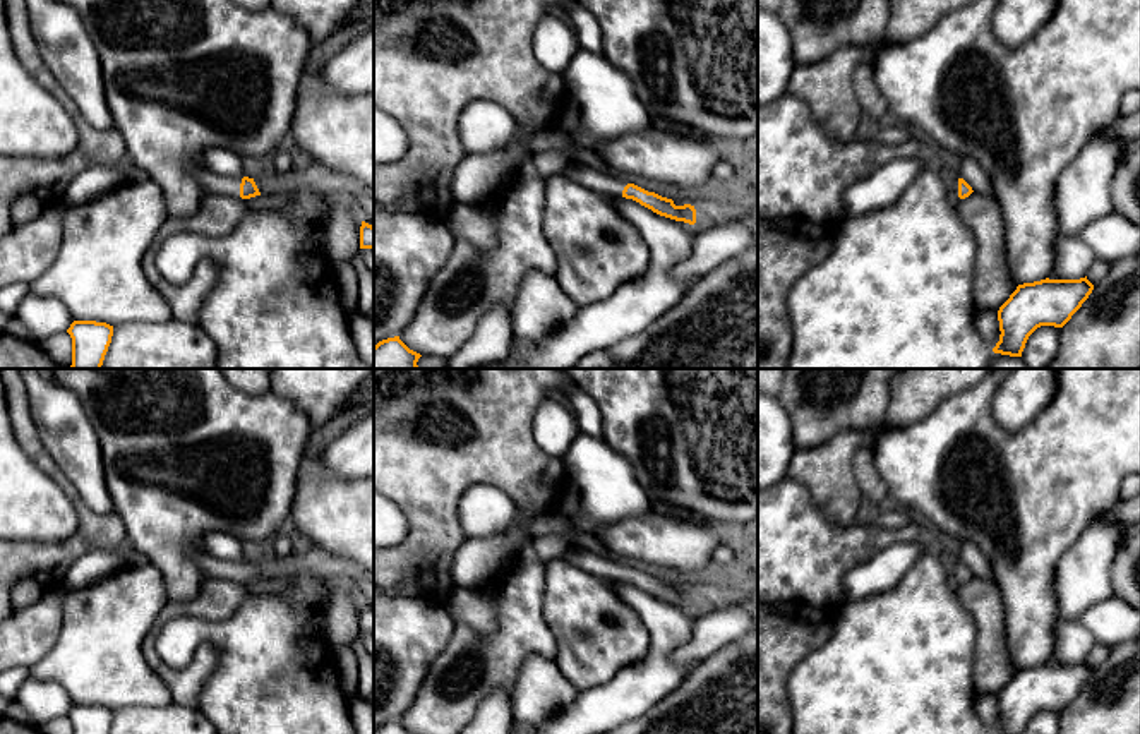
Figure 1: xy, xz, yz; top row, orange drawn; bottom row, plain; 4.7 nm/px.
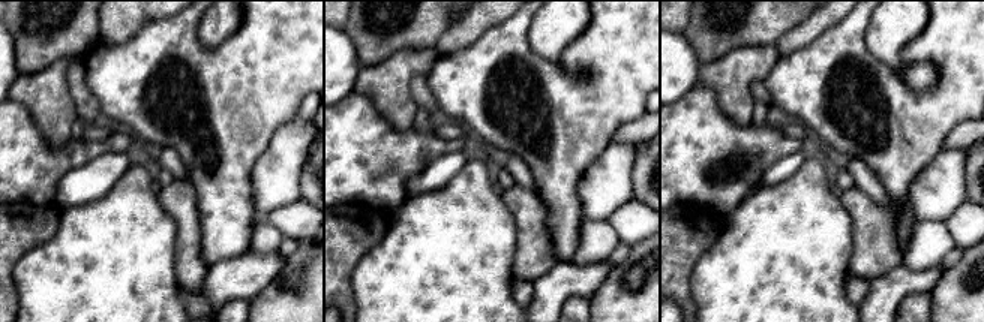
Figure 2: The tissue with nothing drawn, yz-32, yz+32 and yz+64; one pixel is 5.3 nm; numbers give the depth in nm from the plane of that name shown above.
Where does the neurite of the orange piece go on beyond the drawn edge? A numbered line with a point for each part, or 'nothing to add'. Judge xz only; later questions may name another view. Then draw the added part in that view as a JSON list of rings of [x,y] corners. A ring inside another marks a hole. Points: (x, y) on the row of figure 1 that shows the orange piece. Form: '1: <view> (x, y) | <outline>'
1: xz (604, 184) | [[[573,161],[564,171],[567,178],[588,187],[605,197],[622,197],[622,190],[627,185],[607,173],[600,173],[588,165]]]

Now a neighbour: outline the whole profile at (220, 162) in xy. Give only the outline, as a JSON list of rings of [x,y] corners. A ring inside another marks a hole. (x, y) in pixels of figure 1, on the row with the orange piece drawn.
[[[211,147],[201,156],[202,166],[218,175],[226,178],[243,178],[243,156],[237,154],[235,151],[228,151],[225,147]]]

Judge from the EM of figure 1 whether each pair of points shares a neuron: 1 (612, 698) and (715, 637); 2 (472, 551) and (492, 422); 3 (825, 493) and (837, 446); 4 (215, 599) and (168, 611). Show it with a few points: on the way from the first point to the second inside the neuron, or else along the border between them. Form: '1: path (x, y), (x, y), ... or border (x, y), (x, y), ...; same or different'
1: border (693, 625), (691, 637), (671, 655), (676, 664); different
2: border (463, 542), (453, 561), (453, 582); different
3: path (830, 481), (830, 465), (835, 458); same
4: path (203, 606), (180, 609); same

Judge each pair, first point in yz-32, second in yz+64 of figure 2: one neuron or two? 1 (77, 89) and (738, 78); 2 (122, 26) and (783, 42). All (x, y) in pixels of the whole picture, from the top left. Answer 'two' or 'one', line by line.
1: two
2: one

